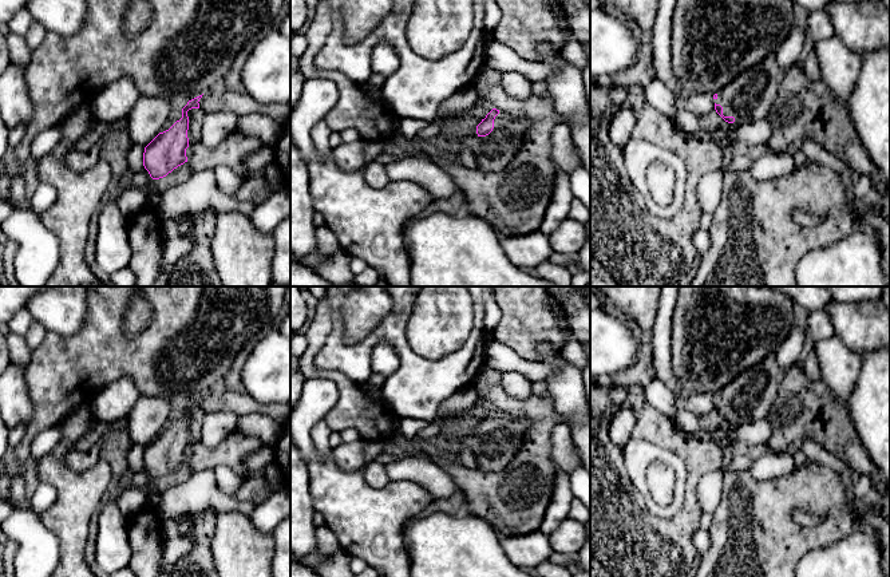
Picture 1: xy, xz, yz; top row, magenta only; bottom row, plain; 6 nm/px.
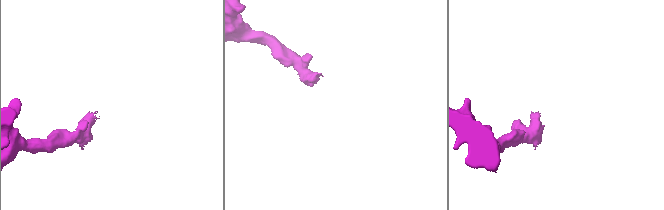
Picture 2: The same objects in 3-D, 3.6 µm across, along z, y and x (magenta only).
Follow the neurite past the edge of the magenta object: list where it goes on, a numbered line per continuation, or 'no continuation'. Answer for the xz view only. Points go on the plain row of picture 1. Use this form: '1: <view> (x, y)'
1: xz (494, 451)

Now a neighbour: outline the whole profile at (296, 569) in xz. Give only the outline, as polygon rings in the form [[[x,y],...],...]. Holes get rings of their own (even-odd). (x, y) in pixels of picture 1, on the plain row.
[[[290,561],[290,577],[320,577],[320,576],[304,565],[296,561]]]

